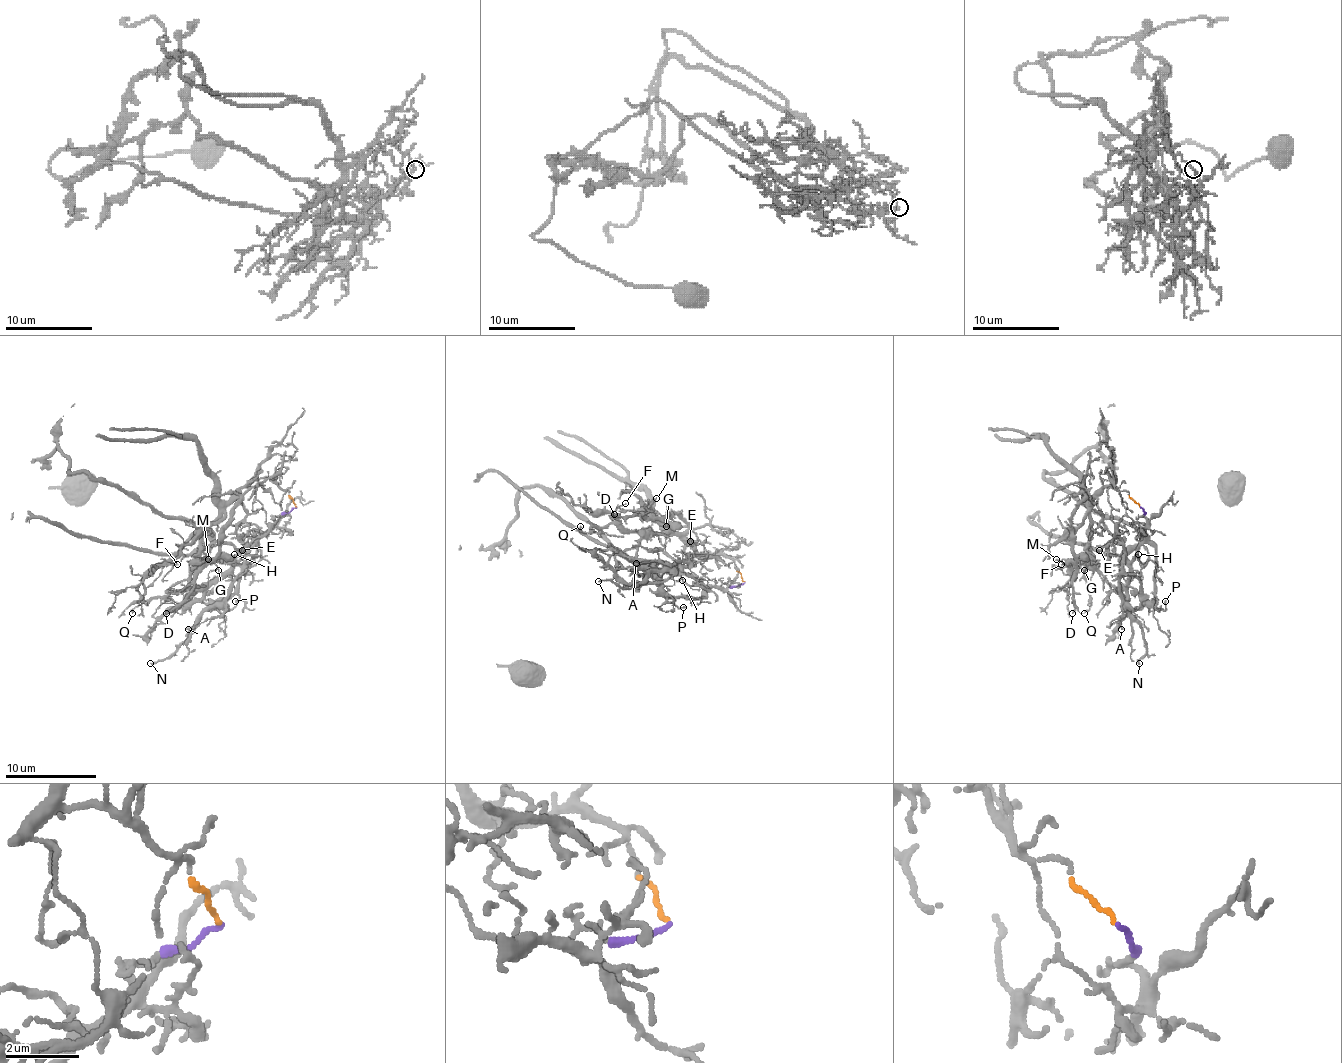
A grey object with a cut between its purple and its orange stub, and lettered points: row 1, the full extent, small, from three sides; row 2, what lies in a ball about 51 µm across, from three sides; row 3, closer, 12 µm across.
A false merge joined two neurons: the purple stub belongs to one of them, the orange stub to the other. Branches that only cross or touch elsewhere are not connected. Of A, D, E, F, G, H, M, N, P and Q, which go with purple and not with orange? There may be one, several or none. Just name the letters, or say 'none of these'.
A, E, H, N, P

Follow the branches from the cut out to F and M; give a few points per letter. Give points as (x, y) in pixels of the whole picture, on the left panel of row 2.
F: (296, 507), (289, 491), (266, 478), (253, 478), (180, 548), (167, 566), (178, 564)
M: (296, 507), (289, 491), (266, 478), (255, 478), (241, 489), (228, 518), (221, 550), (201, 561), (207, 559)

